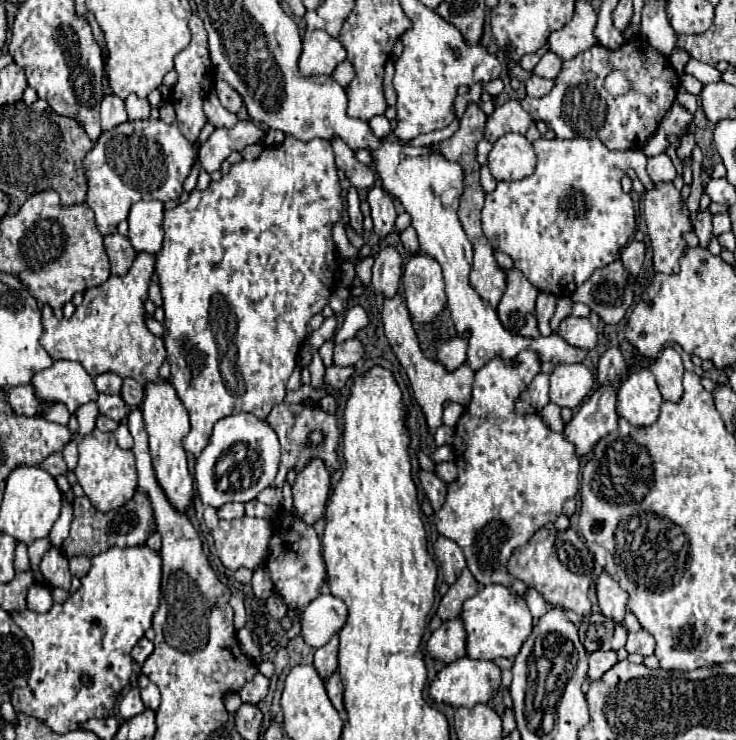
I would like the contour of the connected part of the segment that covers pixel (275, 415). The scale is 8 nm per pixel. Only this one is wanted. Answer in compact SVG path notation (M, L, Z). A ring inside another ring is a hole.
M282 402L282 404L276 404L272 408L272 412L268 414L268 422L272 426L272 430L278 434L278 440L280 440L280 468L278 468L278 474L276 474L276 480L274 480L274 488L282 488L284 482L286 482L286 474L290 470L294 470L296 474L302 472L314 458L320 458L324 462L324 466L328 470L338 470L340 468L340 460L338 460L338 442L340 442L340 430L338 430L338 420L334 414L328 414L324 412L318 404L288 404L288 402ZM312 430L322 430L326 434L322 446L318 448L308 448L306 446L306 440L308 440L308 434Z

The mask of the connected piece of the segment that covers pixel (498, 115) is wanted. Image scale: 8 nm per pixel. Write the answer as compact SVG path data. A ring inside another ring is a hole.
M508 100L506 104L498 106L490 116L488 116L488 124L486 124L486 140L490 144L494 144L500 136L508 134L508 132L518 132L518 134L526 134L528 126L532 124L532 118L528 116L528 112L520 106L518 100Z

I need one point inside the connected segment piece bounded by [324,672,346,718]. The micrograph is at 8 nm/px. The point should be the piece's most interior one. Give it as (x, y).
(333, 687)

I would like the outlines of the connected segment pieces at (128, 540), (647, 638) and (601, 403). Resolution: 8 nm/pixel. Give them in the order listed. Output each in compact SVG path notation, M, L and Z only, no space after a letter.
M136 492L134 498L124 504L118 512L108 512L108 514L102 514L98 512L90 500L84 496L84 498L76 498L72 502L74 506L74 520L72 520L72 530L70 530L70 536L64 540L62 548L64 548L64 554L70 558L70 556L76 556L76 554L84 554L88 558L96 556L98 552L104 552L112 546L118 546L118 548L126 548L126 546L144 546L148 536L154 534L156 530L156 524L154 524L154 516L152 516L152 506L146 498L146 494L142 492Z
M640 630L636 634L628 634L626 650L630 654L636 652L636 654L642 654L642 656L652 656L654 654L654 638L646 630Z
M618 384L600 386L582 402L574 418L566 424L564 434L574 444L574 454L578 454L578 458L586 456L606 434L616 430L616 390Z

